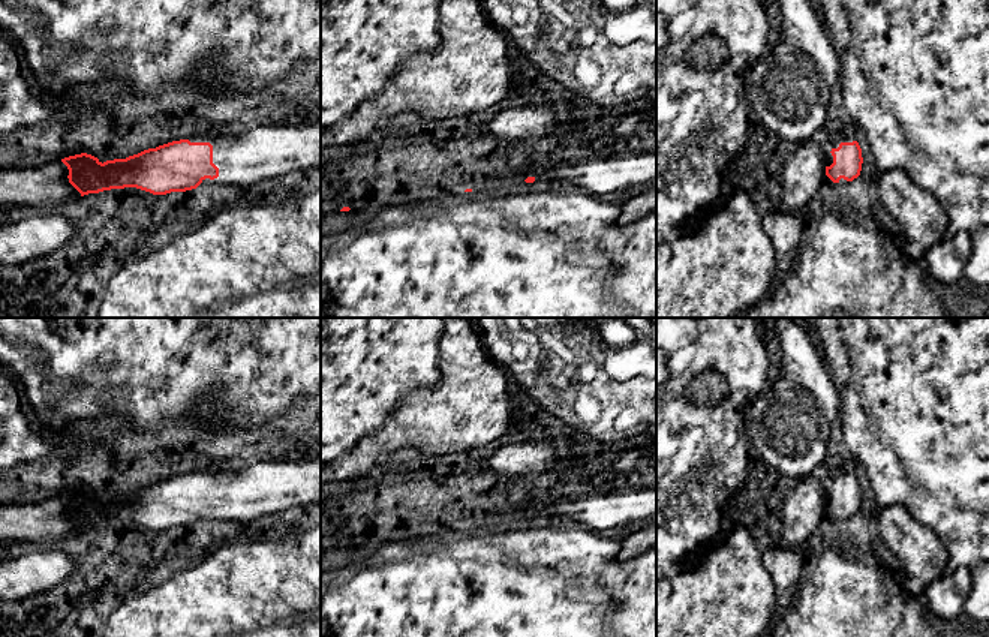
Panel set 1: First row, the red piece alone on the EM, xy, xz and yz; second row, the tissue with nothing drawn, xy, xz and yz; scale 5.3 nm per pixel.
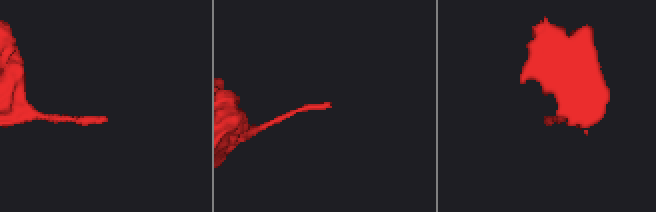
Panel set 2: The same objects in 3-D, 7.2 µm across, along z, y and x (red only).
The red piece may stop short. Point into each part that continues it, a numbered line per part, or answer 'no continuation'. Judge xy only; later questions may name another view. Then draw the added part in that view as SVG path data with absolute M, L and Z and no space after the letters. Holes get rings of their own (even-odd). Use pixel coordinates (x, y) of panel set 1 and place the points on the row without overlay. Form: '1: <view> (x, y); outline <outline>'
1: xy (243, 495); outline M321 457L300 462L261 462L223 472L195 472L189 477L213 481L213 499L219 504L219 513L202 516L204 520L249 523L265 514L321 502Z

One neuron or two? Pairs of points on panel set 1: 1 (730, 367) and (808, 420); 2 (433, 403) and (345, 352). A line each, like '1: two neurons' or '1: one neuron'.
1: two neurons
2: one neuron

